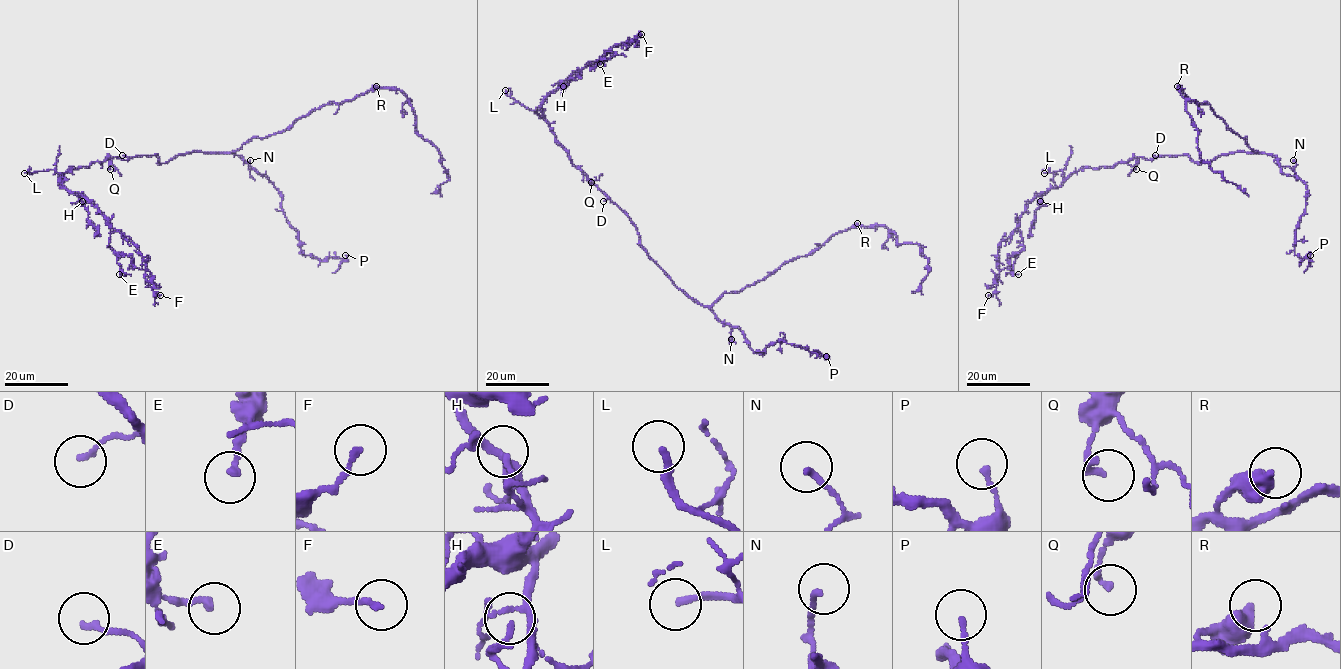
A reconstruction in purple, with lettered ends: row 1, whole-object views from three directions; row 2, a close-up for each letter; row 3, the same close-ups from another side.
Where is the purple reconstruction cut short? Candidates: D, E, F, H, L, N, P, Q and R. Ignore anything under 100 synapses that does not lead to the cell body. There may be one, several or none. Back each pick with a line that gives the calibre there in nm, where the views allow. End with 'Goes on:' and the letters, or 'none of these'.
L: 200 nm
Goes on: L

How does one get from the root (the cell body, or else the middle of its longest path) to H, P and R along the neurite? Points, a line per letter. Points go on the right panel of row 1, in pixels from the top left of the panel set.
H: (1232, 152), (1202, 163), (1177, 155), (1081, 168), (1047, 191), (1041, 205), (1040, 201)
P: (1232, 152), (1271, 154), (1284, 174), (1306, 185), (1295, 254), (1302, 260), (1310, 260), (1310, 255)
R: (1232, 152), (1260, 153), (1248, 145), (1246, 137), (1233, 132), (1208, 104), (1191, 101), (1177, 86)

